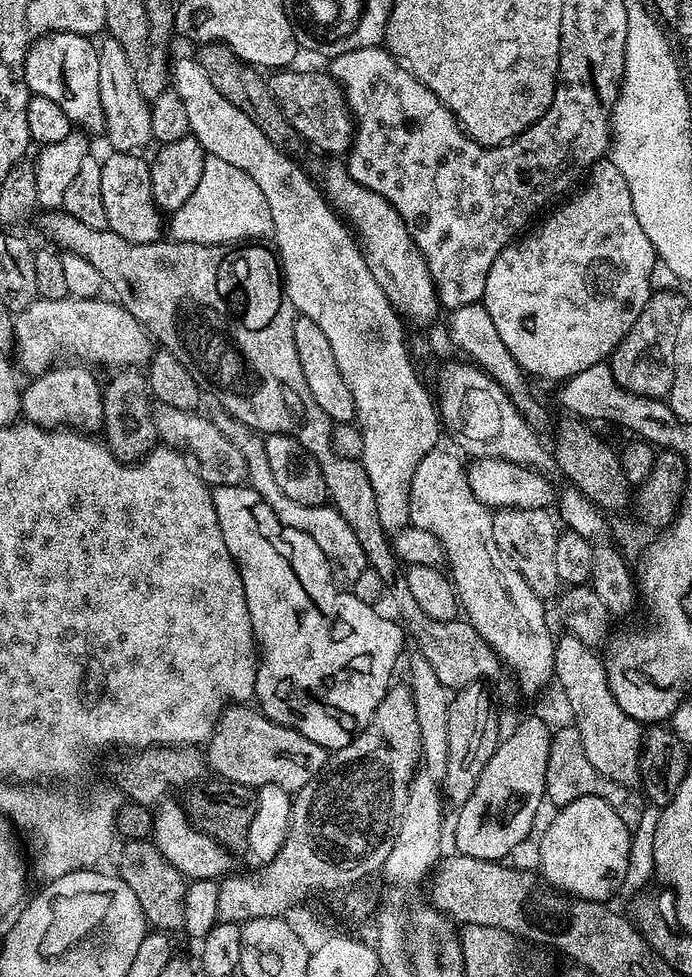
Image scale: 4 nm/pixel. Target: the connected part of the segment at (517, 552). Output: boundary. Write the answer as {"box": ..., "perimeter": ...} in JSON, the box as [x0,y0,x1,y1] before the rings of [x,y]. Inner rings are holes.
{"box":[493,507,562,598],"perimeter":[[[547,507],[542,508],[501,508],[493,515],[494,542],[498,542],[498,550],[511,560],[512,565],[526,578],[530,590],[542,598],[555,597],[562,581],[558,578],[558,524],[548,513]]]}

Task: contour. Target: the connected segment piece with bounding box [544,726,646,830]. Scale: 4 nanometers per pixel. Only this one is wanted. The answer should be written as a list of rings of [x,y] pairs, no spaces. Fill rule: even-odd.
[[[574,726],[556,728],[552,733],[549,761],[546,763],[544,794],[547,803],[556,804],[555,806],[587,796],[602,798],[610,806],[614,806],[614,814],[618,814],[618,818],[622,818],[622,822],[626,822],[630,830],[636,830],[644,820],[645,797],[635,787],[614,782],[598,770],[594,770],[594,766],[590,766],[590,758],[586,758],[585,748],[582,747],[582,734],[578,734]]]

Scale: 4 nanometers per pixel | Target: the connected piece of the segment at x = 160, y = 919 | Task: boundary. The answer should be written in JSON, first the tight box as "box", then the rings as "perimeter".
{"box":[116,839,186,934],"perimeter":[[[129,839],[124,845],[116,870],[120,879],[134,891],[146,921],[153,929],[166,934],[183,931],[186,878],[157,850],[153,841]]]}

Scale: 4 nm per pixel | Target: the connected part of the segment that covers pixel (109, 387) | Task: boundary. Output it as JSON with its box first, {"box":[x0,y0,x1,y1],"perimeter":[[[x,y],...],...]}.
{"box":[102,367,158,462],"perimeter":[[[139,367],[122,368],[115,374],[117,376],[109,384],[105,383],[102,388],[104,393],[102,436],[108,448],[120,460],[139,462],[158,444],[154,400],[148,391],[148,377]]]}

